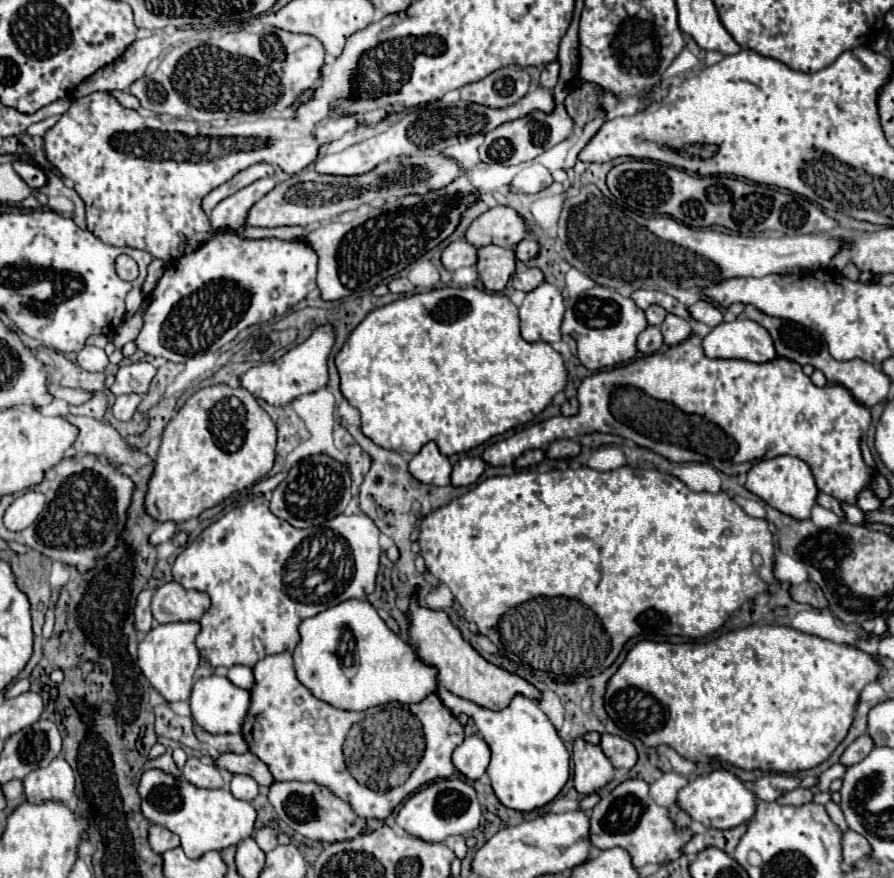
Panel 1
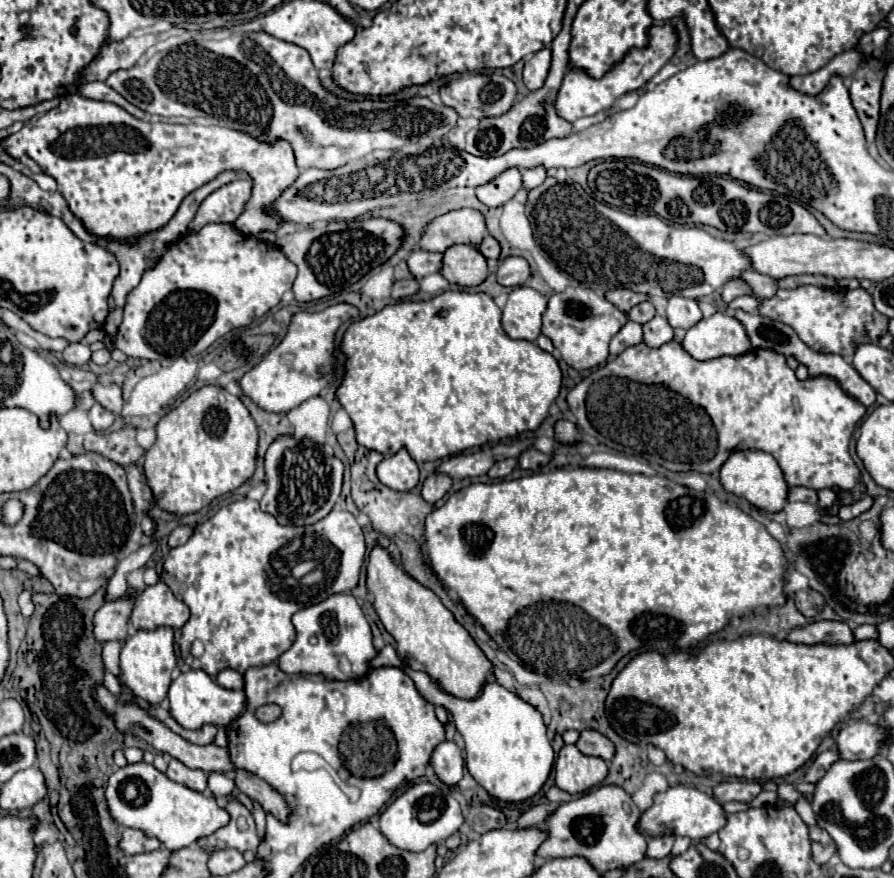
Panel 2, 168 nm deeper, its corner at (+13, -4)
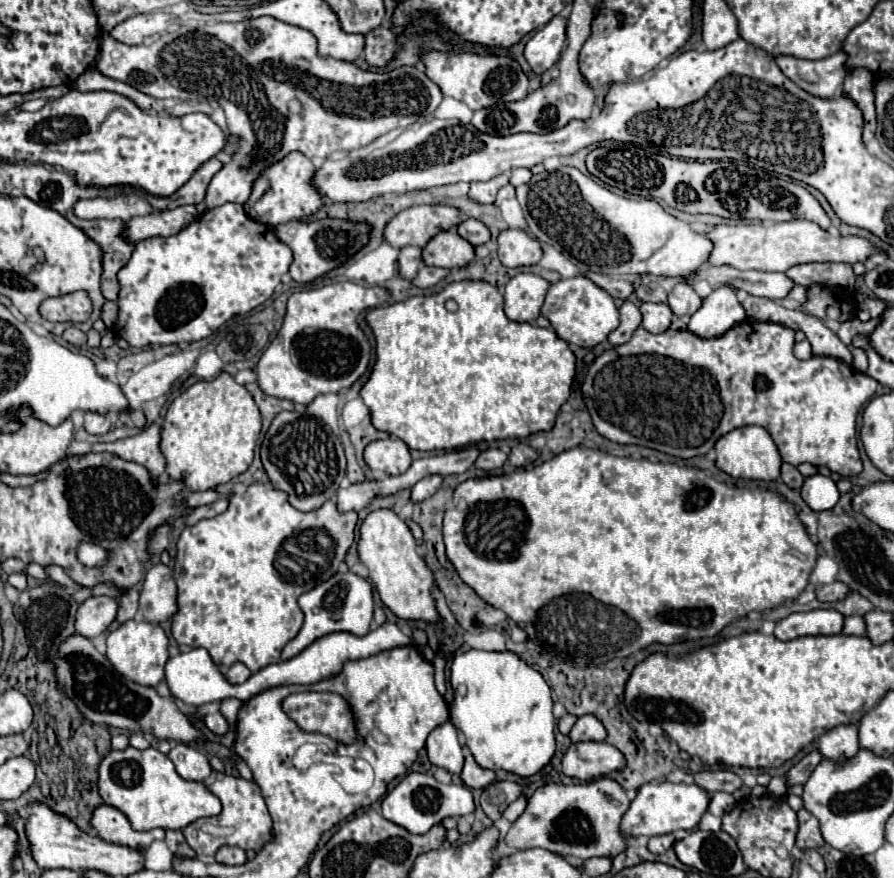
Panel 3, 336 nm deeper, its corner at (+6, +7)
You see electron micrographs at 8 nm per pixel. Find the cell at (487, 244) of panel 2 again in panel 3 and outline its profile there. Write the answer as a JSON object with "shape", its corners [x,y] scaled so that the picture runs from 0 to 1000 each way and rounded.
{"shape":[[[522,249],[522,252],[518,252],[518,256],[511,259],[511,265],[513,265],[518,272],[527,274],[529,279],[540,279],[540,277],[545,277],[545,274],[549,272],[549,263],[547,263],[538,252],[534,252],[534,249]]]}

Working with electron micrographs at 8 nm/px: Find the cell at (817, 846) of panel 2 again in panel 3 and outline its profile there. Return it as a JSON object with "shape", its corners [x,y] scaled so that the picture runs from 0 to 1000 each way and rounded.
{"shape":[[[903,921],[891,924],[894,931],[894,953],[891,953],[891,965],[896,967],[916,967],[923,962],[921,951],[916,946],[916,933],[905,926]]]}

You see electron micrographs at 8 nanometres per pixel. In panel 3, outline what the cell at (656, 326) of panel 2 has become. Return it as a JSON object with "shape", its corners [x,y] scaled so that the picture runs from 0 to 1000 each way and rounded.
{"shape":[[[719,345],[715,352],[717,352],[717,359],[719,359],[717,370],[726,379],[744,379],[751,372],[753,354],[746,345]]]}

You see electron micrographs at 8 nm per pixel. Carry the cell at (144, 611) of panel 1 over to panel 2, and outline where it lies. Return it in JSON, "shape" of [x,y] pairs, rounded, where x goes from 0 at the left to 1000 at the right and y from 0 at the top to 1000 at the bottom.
{"shape":[[[134,681],[130,686],[116,688],[103,704],[105,727],[110,731],[121,731],[121,729],[136,731],[141,727],[141,715],[145,708],[148,692],[150,692],[148,681]]]}

